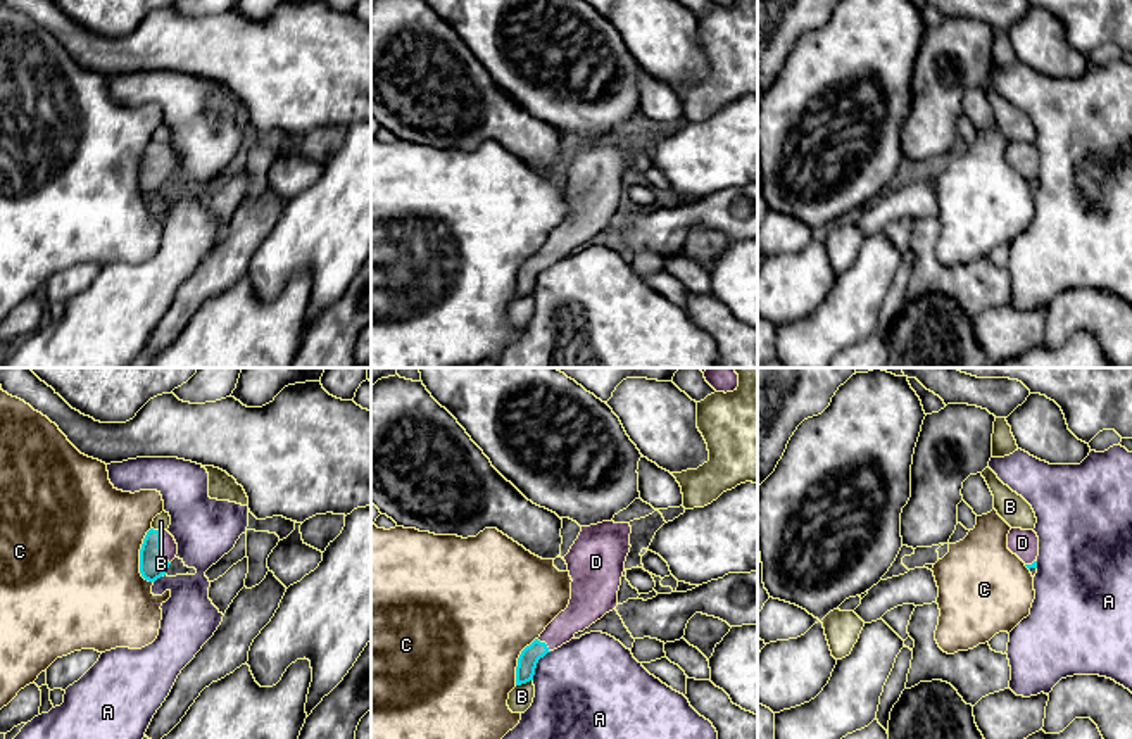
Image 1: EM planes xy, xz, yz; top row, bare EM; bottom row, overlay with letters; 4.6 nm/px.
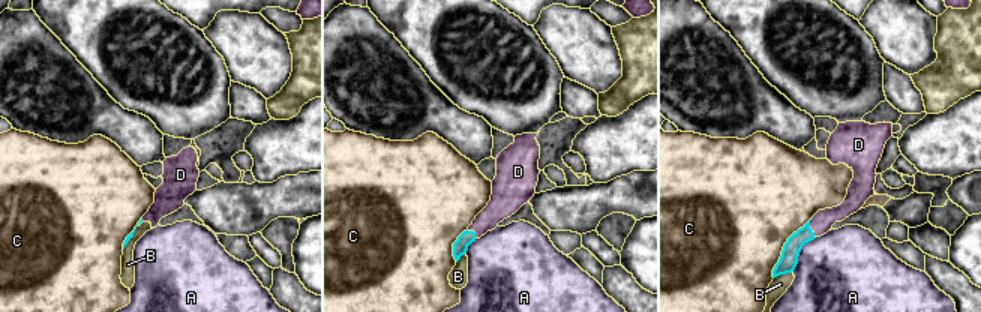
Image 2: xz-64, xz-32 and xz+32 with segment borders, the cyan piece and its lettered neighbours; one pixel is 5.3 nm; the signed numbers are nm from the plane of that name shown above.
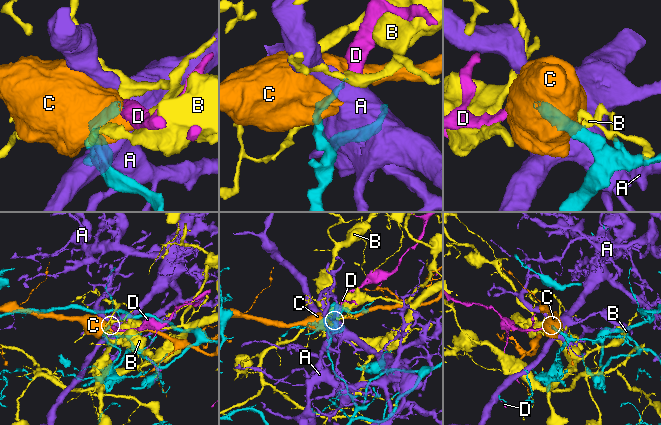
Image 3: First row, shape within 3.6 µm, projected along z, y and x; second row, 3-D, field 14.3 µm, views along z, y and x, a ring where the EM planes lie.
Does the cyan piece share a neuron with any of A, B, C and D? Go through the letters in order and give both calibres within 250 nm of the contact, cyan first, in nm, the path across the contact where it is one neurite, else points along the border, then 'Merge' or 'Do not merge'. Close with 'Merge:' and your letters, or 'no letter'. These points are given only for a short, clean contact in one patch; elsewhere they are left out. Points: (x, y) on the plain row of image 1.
A: Thickness 90 nm (cyan) against 440 nm. Do not merge
B: Thickness 90 nm (cyan) against 110 nm. Do not merge
C: Thickness 130 nm (cyan) against 500 nm. Do not merge
D: Thickness 130 nm (cyan) against 70 nm. Path across: xy (152, 178), (161, 161), (168, 156). Merge
Merge: D

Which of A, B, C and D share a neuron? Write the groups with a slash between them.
A / B / C / D

